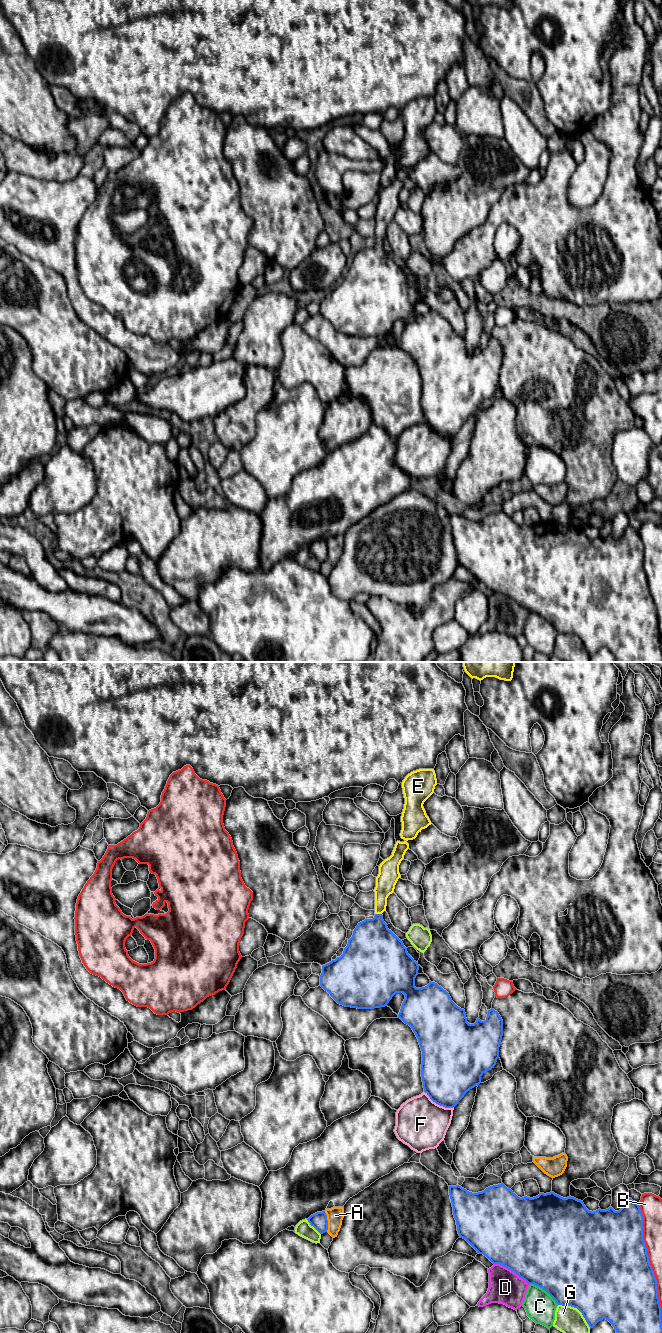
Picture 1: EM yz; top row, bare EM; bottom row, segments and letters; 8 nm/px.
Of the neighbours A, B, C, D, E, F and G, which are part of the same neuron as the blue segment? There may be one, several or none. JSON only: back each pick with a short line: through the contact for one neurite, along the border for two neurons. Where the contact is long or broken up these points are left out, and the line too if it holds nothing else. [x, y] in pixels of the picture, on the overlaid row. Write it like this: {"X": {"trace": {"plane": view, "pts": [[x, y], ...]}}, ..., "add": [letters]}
{"E": {"trace": {"plane": "yz", "pts": [[372, 944], [378, 914], [381, 892], [385, 884]]}}, "add": ["E"]}

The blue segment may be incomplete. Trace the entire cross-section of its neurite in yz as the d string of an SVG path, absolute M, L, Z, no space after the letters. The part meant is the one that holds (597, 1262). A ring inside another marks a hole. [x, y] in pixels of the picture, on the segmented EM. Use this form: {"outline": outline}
{"outline": "M503 1183L490 1186L478 1193L469 1192L459 1185L449 1186L449 1195L460 1238L465 1239L477 1253L486 1256L493 1264L500 1264L516 1273L528 1284L534 1284L545 1290L558 1305L577 1308L582 1313L590 1329L599 1321L606 1319L612 1324L616 1333L662 1333L661 1307L658 1298L657 1280L653 1268L650 1265L647 1248L643 1240L643 1215L639 1204L631 1198L625 1201L619 1211L615 1211L612 1207L609 1207L606 1210L598 1209L592 1212L586 1208L583 1201L571 1196L563 1198L554 1192L546 1194L540 1193L533 1198L527 1196L520 1198Z"}

